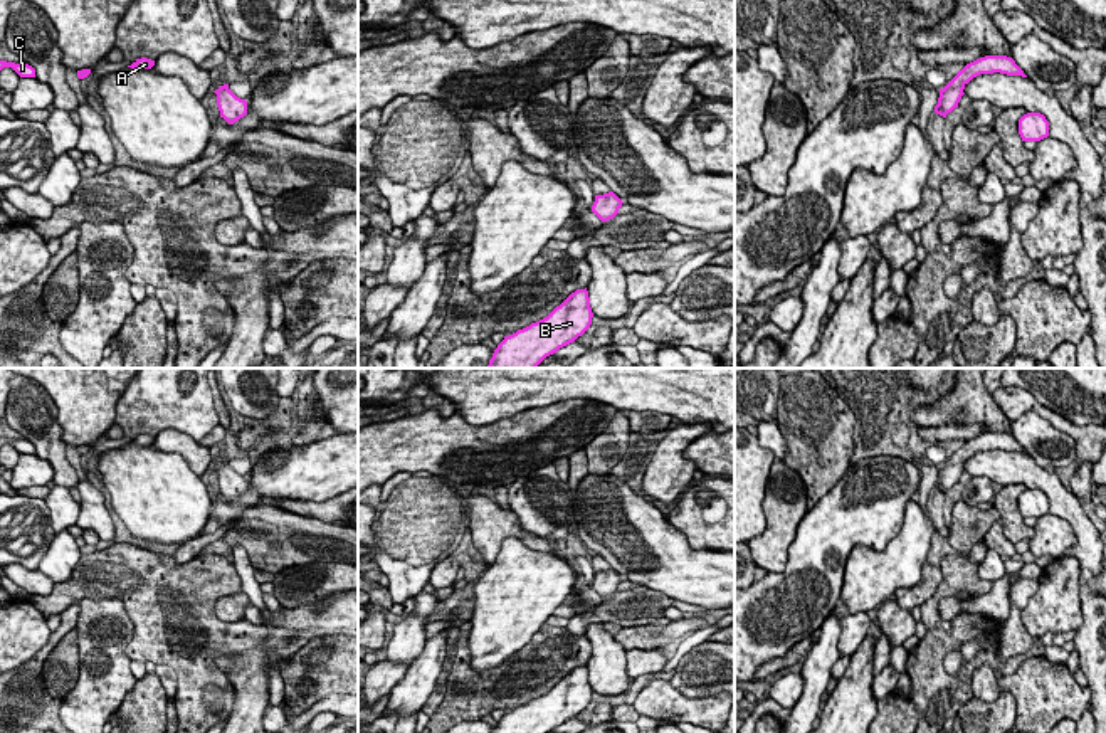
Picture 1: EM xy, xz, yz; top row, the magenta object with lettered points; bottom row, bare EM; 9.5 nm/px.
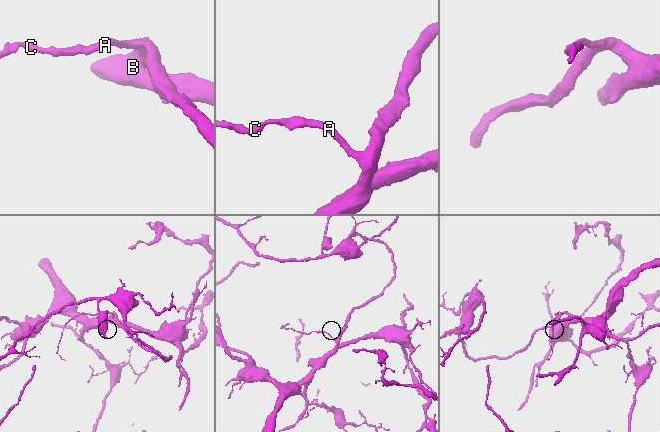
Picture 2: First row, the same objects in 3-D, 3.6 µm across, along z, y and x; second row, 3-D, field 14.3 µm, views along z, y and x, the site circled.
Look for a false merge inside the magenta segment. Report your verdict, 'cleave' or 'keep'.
keep

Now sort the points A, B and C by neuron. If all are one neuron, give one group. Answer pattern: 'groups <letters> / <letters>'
groups A B C

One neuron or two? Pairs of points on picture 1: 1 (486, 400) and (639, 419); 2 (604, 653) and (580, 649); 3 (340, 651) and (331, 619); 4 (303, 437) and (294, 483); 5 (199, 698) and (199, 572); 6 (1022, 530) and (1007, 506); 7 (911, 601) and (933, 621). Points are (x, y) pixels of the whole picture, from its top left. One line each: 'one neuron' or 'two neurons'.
1: two neurons
2: two neurons
3: two neurons
4: two neurons
5: one neuron
6: one neuron
7: two neurons

